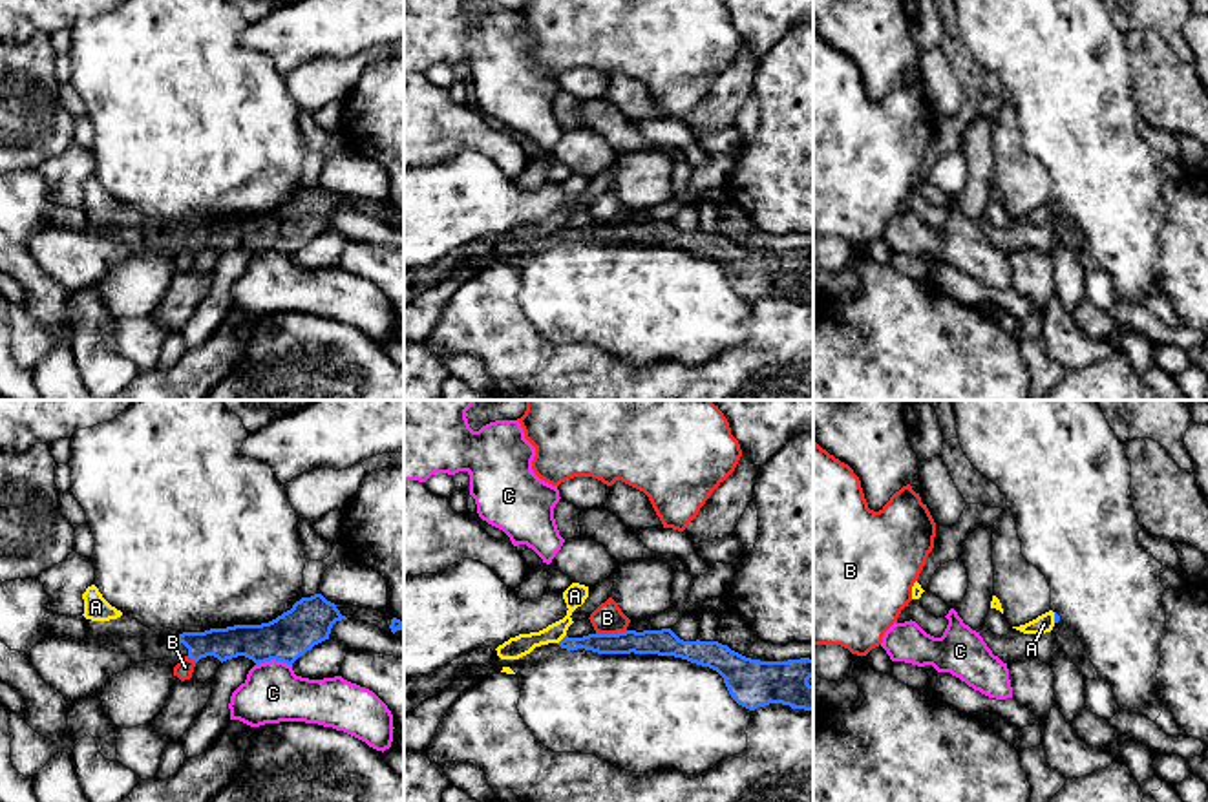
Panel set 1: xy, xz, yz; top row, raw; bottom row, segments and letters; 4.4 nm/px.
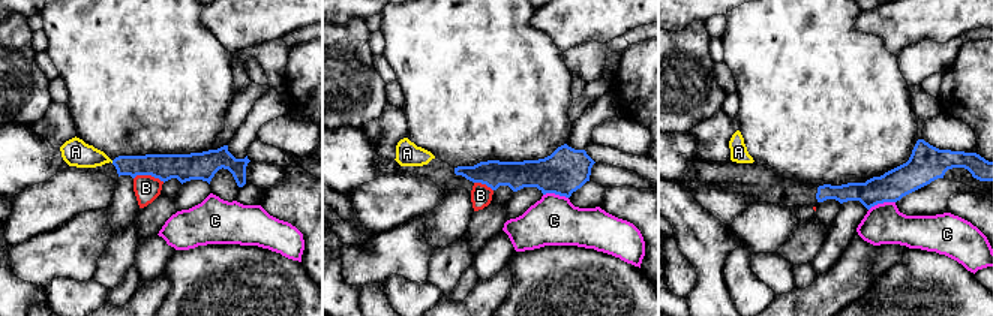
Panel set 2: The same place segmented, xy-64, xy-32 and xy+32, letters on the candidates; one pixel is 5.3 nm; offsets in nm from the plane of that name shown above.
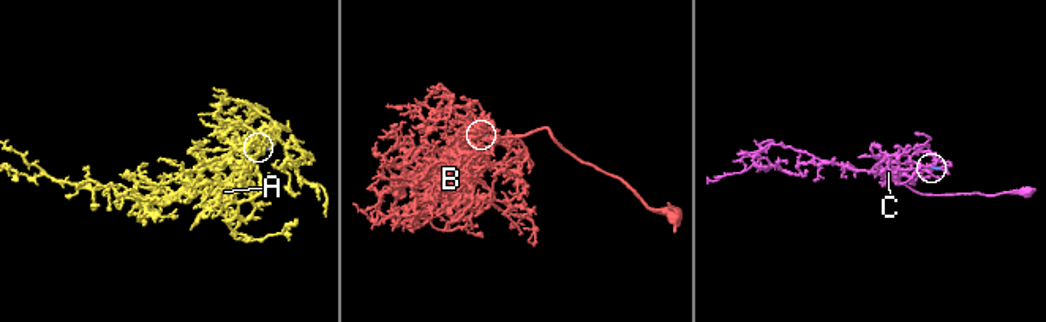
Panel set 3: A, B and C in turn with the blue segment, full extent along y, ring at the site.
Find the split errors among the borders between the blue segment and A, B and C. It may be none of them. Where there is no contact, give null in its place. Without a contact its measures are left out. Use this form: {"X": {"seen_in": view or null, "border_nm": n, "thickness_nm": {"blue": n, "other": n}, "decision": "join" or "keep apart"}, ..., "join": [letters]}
{"A": {"seen_in": "xz", "border_nm": 60, "thickness_nm": {"blue": 100, "other": 100}, "decision": "keep apart"}, "B": {"seen_in": "xz", "border_nm": 140, "thickness_nm": {"blue": 120, "other": 140}, "decision": "keep apart"}, "C": {"seen_in": "xy", "border_nm": 160, "thickness_nm": {"blue": 200, "other": 260}, "decision": "keep apart"}, "join": []}

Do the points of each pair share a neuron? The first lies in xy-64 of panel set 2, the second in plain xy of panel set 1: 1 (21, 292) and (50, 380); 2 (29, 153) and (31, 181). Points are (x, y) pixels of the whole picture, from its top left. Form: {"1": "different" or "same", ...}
{"1": "different", "2": "same"}

